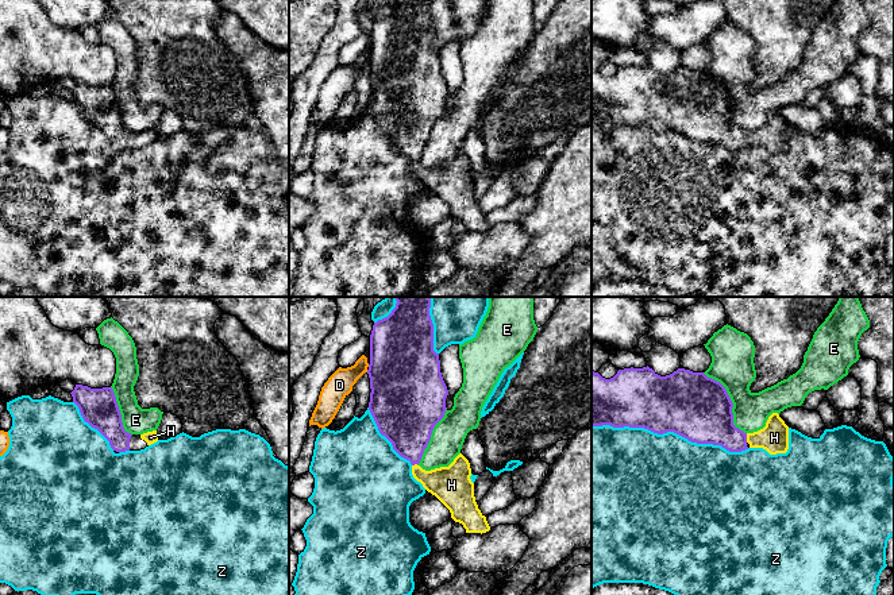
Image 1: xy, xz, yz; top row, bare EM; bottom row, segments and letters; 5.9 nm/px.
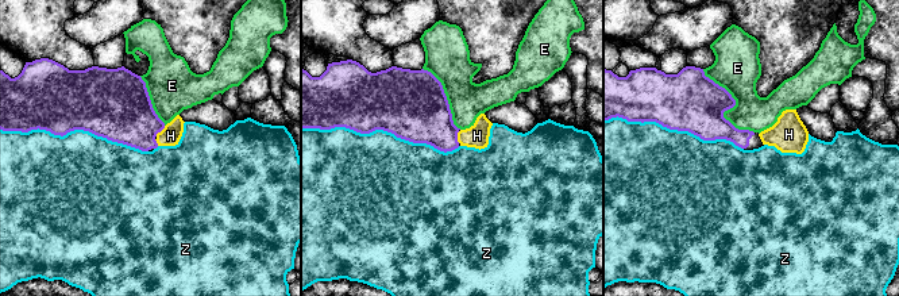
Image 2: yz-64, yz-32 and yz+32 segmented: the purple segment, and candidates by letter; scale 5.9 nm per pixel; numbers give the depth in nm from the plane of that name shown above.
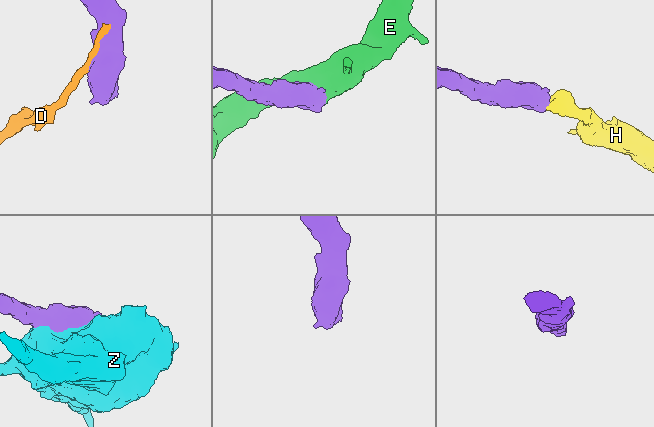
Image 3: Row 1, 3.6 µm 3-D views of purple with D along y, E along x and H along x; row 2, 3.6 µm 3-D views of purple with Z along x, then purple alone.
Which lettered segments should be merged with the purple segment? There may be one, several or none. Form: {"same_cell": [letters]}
{"same_cell": ["H"]}

